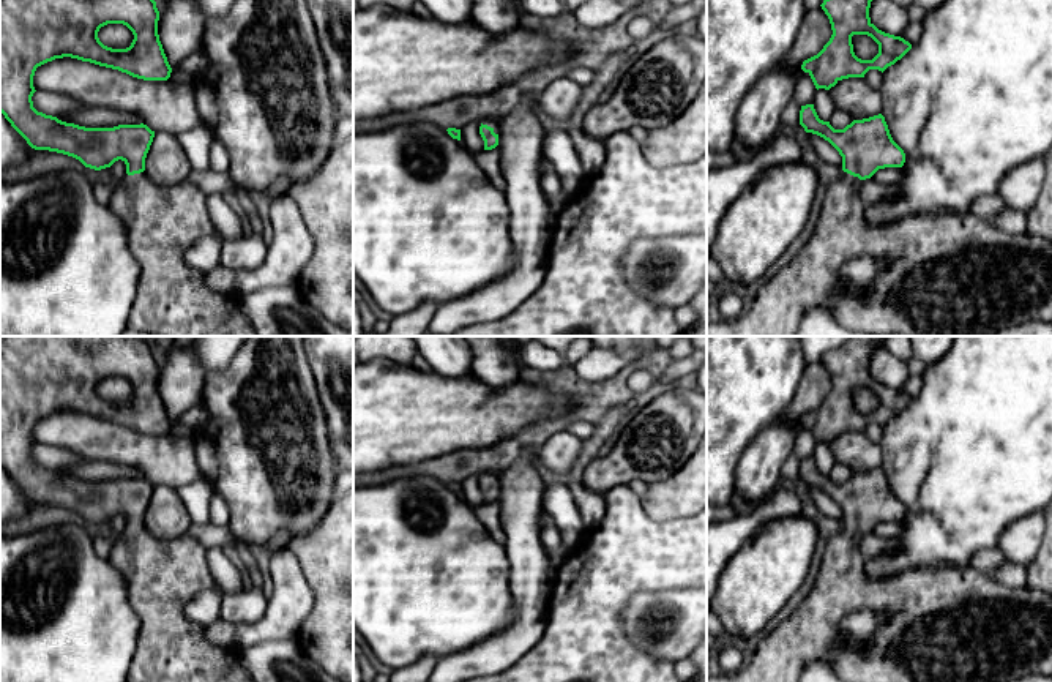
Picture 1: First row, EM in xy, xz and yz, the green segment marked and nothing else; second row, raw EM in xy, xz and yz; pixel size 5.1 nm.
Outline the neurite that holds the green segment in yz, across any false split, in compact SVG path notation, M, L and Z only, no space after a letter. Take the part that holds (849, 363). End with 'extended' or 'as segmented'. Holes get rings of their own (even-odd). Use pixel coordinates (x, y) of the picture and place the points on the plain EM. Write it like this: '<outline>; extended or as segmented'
M850 336L820 358L833 388L817 409L801 418L817 444L830 444L842 433L864 431L869 423L883 426L912 403L904 392L885 387L871 376L871 355L883 341L885 336ZM853 388L871 390L879 398L879 407L872 414L858 412L853 406Z; as segmented

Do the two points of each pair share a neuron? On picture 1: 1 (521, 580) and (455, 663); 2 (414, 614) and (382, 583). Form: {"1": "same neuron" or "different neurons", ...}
{"1": "same neuron", "2": "same neuron"}

